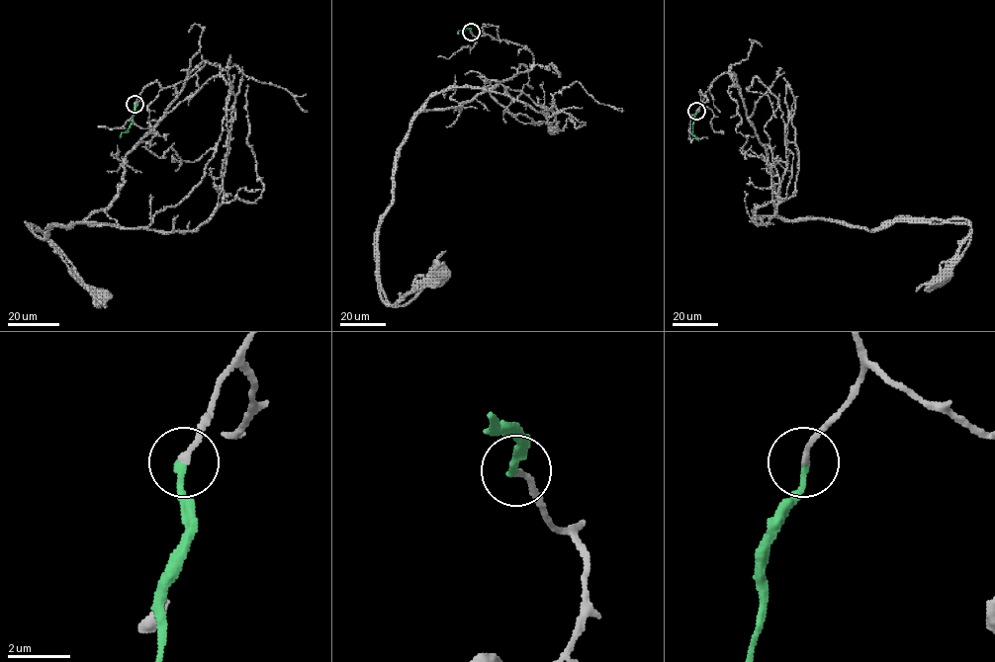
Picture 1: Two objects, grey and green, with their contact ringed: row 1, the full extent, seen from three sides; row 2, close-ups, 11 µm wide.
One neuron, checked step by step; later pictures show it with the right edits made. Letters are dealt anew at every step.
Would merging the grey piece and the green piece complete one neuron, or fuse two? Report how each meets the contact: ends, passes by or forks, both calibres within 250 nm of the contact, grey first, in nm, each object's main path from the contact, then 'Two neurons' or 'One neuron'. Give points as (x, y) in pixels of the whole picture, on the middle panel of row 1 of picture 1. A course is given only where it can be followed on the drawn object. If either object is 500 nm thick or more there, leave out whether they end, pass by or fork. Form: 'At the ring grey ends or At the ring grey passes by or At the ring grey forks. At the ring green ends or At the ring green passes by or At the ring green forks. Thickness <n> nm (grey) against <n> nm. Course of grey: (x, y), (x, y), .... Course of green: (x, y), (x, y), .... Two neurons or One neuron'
At the ring grey ends. At the ring green ends. Thickness 170 nm (grey) against 190 nm. Course of grey: (471, 32), (523, 45), (533, 66), (460, 106), (416, 115), (379, 230), (379, 281), (391, 304), (441, 272). Course of green: (471, 32), (464, 28), (458, 34). One neuron

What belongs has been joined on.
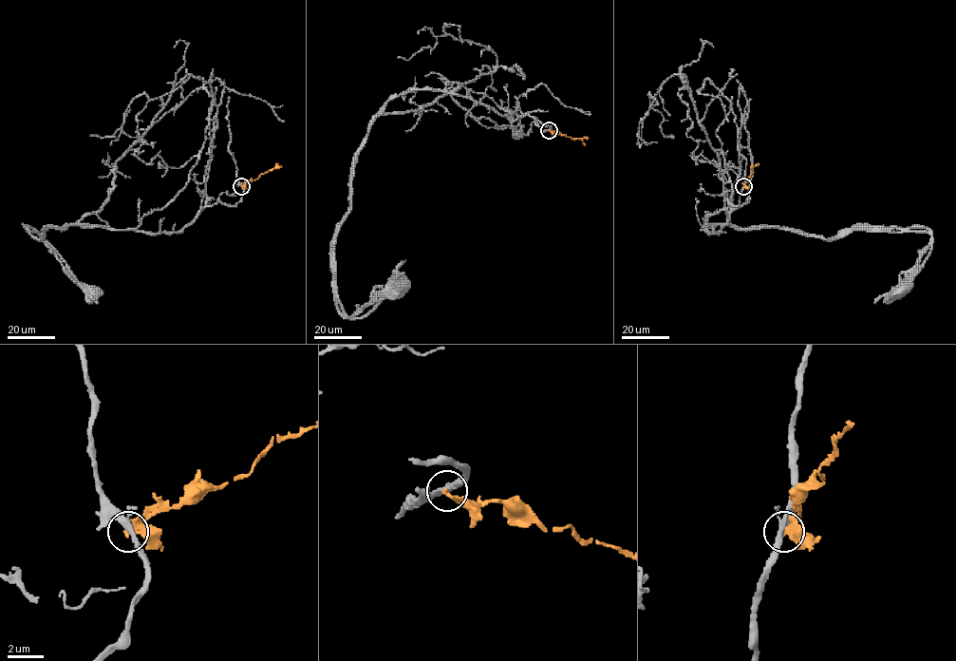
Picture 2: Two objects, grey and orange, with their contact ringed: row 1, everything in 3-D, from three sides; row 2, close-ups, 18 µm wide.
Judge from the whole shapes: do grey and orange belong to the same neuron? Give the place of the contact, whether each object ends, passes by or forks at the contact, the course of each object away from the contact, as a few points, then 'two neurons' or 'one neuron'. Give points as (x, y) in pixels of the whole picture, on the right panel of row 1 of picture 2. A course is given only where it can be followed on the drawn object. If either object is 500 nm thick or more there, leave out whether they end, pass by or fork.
place (743, 186); grey forks; orange ends; course grey (743, 186), (719, 232), (703, 229), (778, 227), (827, 239), (927, 232), (914, 275), (896, 291); course orange (743, 186), (752, 168), (759, 163); two neurons

